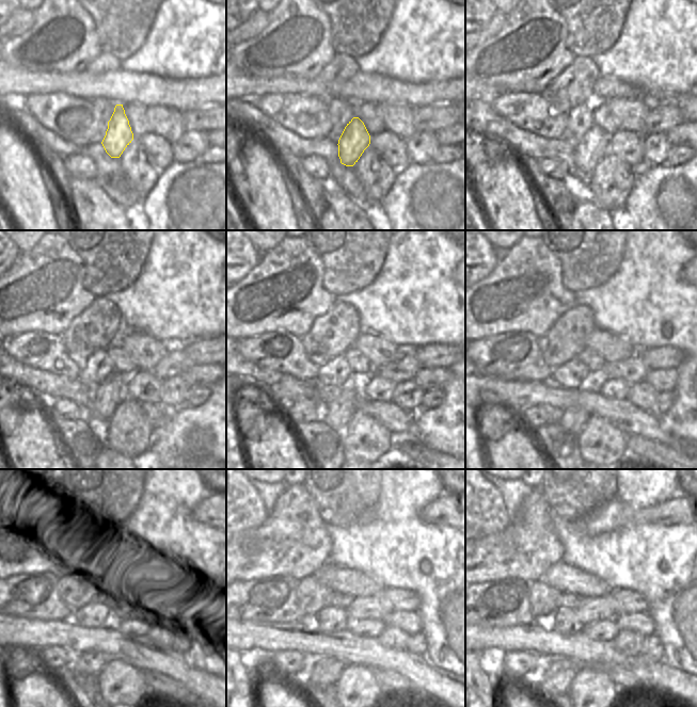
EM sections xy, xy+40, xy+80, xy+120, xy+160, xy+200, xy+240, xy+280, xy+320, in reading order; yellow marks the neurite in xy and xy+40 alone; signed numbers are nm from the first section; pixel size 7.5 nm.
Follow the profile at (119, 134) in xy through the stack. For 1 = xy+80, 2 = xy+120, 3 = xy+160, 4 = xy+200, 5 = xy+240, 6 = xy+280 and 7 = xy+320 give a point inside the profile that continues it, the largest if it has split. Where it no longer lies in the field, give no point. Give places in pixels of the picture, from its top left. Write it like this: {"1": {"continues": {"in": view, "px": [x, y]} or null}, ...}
{"1": {"continues": {"in": "xy+80", "px": [592, 146]}}, "2": {"continues": {"in": "xy+120", "px": [110, 392]}}, "3": {"continues": {"in": "xy+160", "px": [341, 403]}}, "4": {"continues": {"in": "xy+200", "px": [573, 419]}}, "5": {"continues": {"in": "xy+240", "px": [92, 662]}}, "6": {"continues": {"in": "xy+280", "px": [327, 671]}}, "7": {"continues": {"in": "xy+320", "px": [561, 673]}}}

